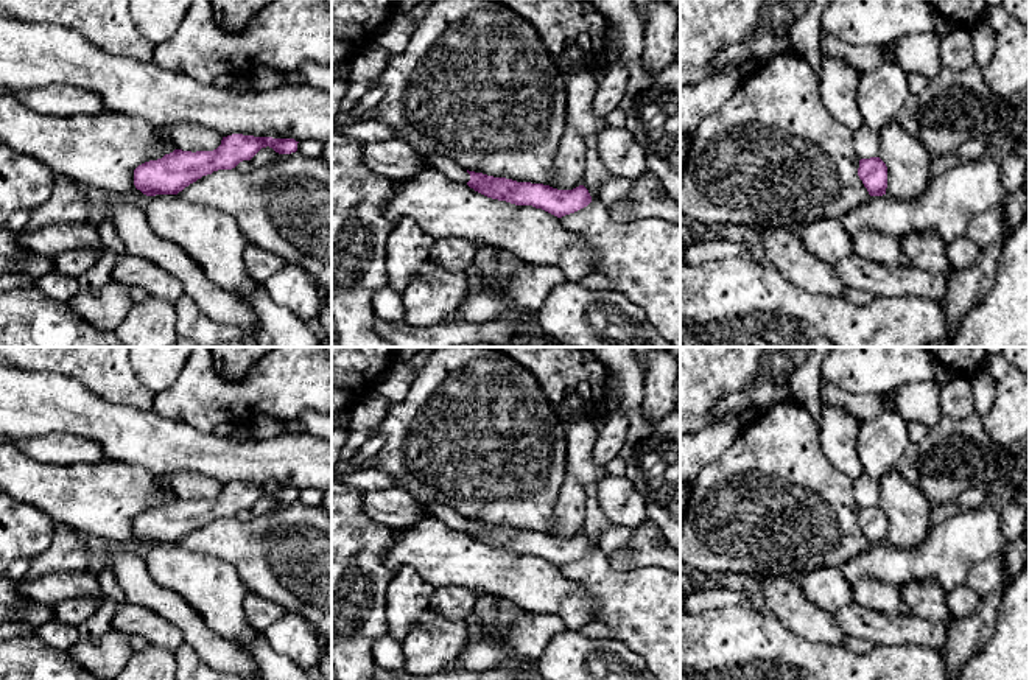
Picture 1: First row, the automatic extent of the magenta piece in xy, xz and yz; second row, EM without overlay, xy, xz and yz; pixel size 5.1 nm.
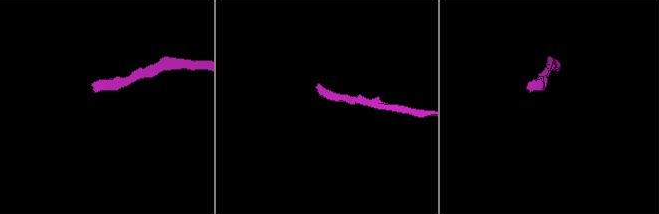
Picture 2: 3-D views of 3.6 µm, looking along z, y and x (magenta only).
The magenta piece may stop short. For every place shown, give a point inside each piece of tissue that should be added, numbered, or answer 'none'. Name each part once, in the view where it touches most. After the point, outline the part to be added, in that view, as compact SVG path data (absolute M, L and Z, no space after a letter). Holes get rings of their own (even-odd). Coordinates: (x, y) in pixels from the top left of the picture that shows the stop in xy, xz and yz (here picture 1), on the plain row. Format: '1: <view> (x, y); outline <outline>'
none

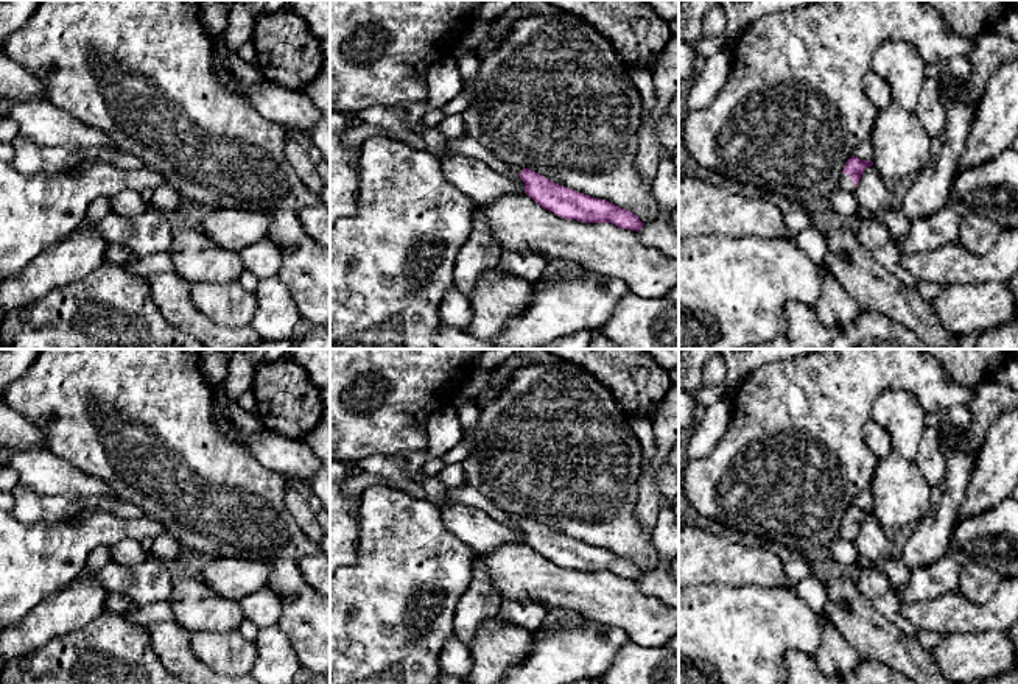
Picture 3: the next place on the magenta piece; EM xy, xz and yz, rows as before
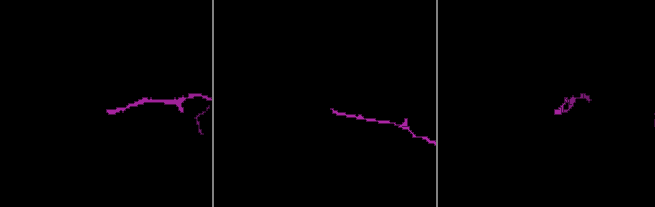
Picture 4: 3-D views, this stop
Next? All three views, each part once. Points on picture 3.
1: yz (845, 533); outline M842 522L841 530L839 530L839 538L844 541L853 542L856 536L850 530L850 525Z

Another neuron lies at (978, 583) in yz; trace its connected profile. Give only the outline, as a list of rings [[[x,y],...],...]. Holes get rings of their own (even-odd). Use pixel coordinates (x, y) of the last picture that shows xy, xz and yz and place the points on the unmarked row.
[[[971,562],[962,567],[959,594],[976,605],[985,605],[998,591],[1002,578],[998,572]]]

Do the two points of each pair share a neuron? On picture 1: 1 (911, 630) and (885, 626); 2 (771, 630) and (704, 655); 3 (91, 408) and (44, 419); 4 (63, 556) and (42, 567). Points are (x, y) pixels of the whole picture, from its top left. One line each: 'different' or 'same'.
1: same
2: same
3: same
4: same

